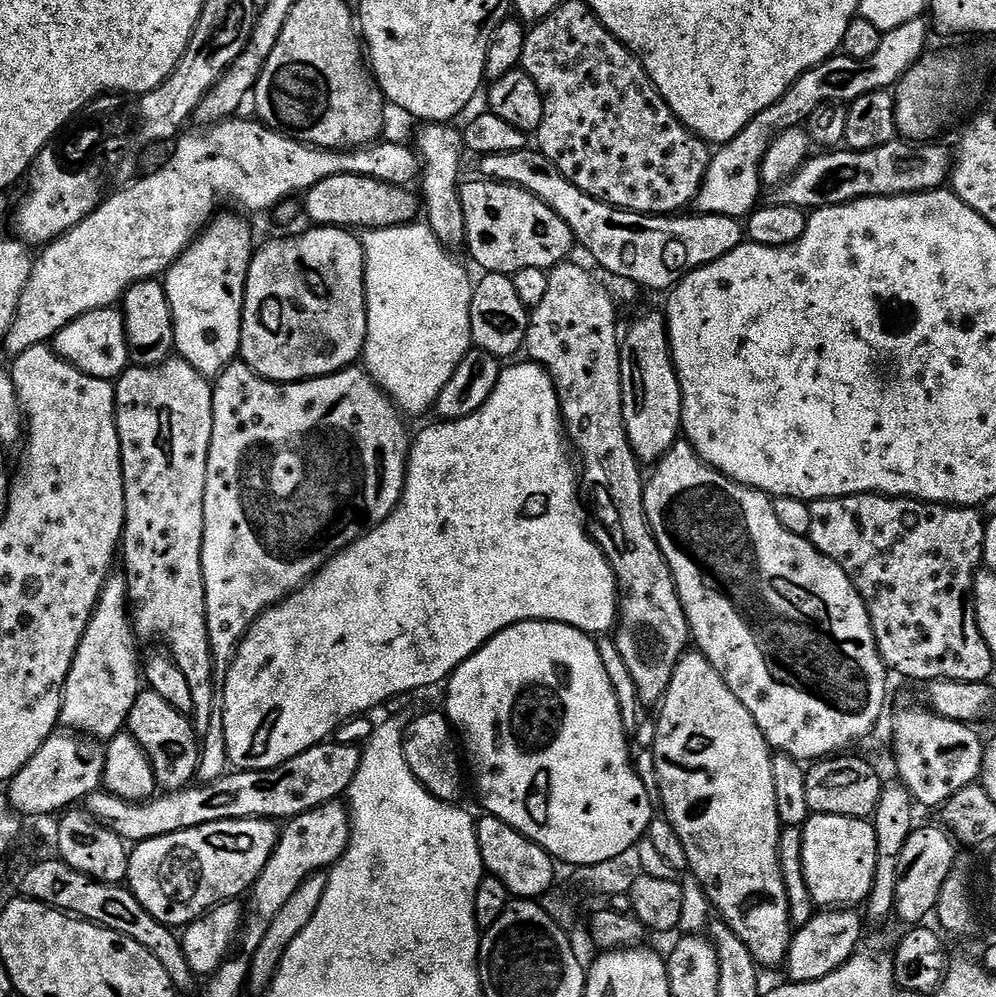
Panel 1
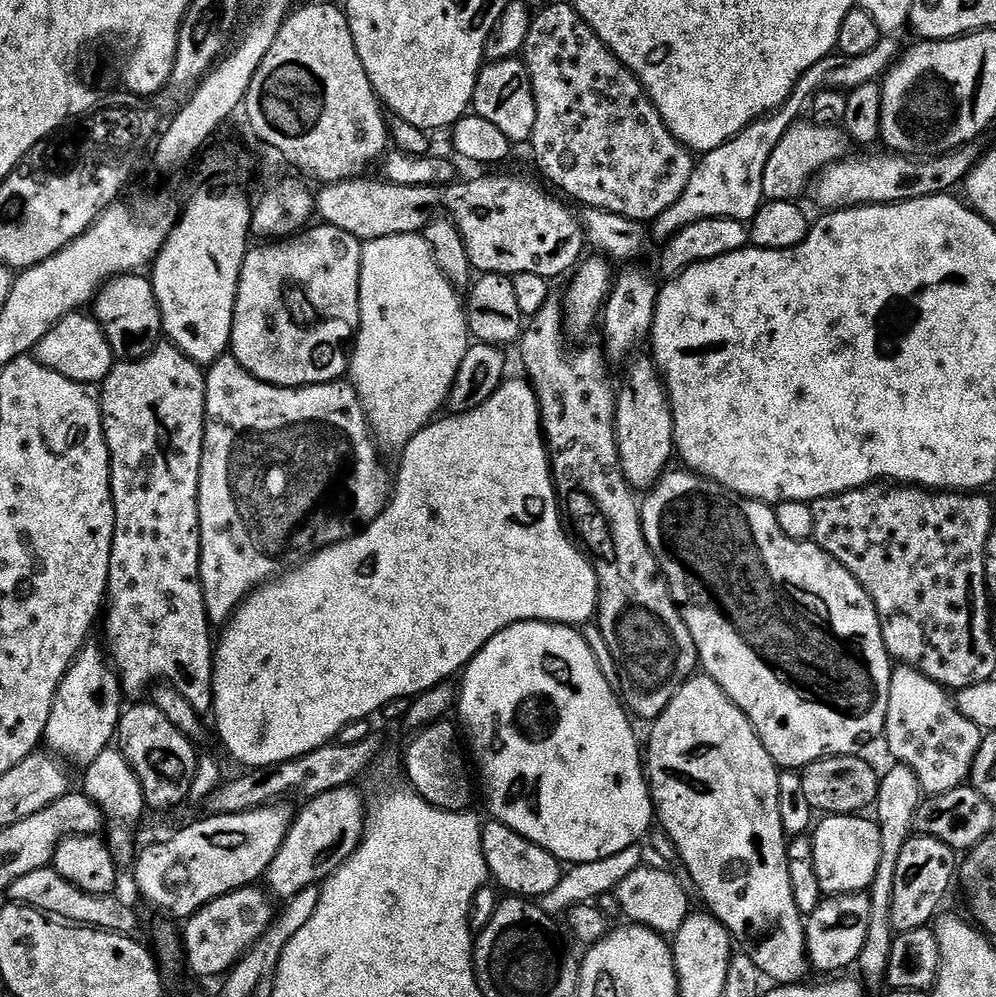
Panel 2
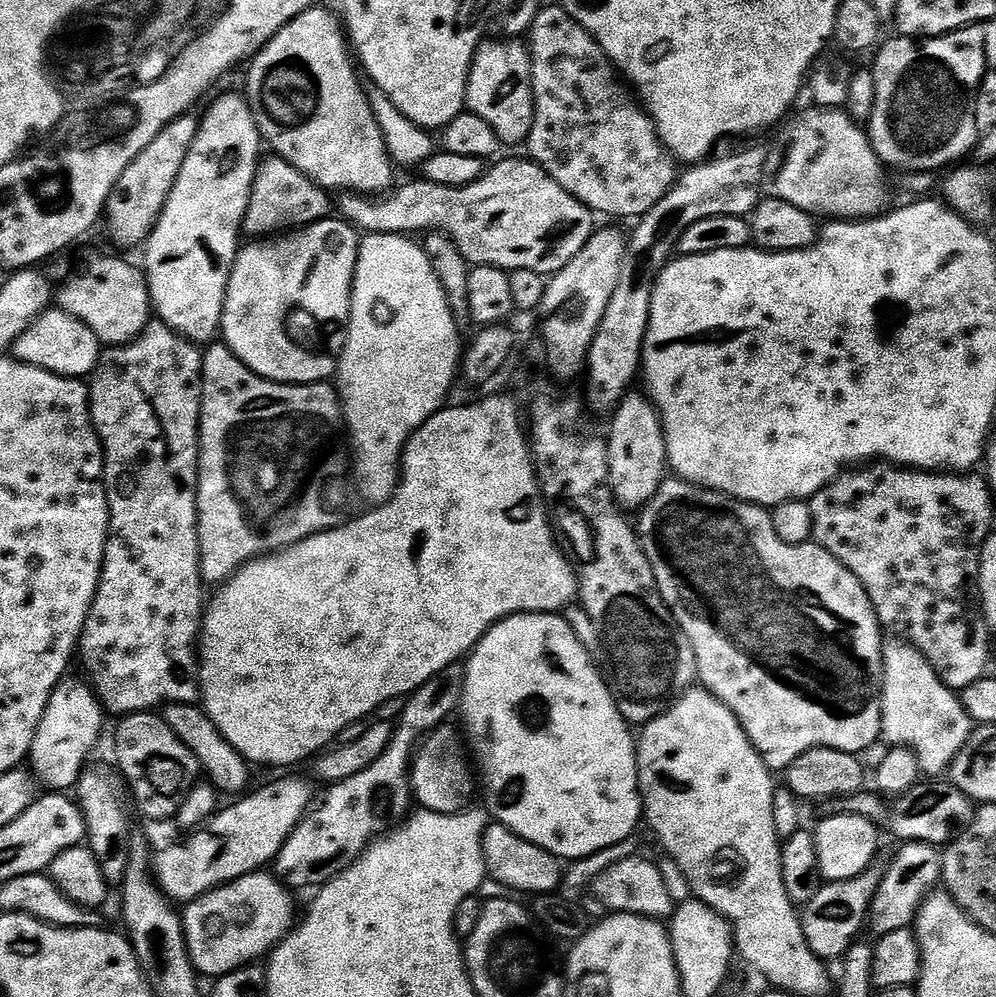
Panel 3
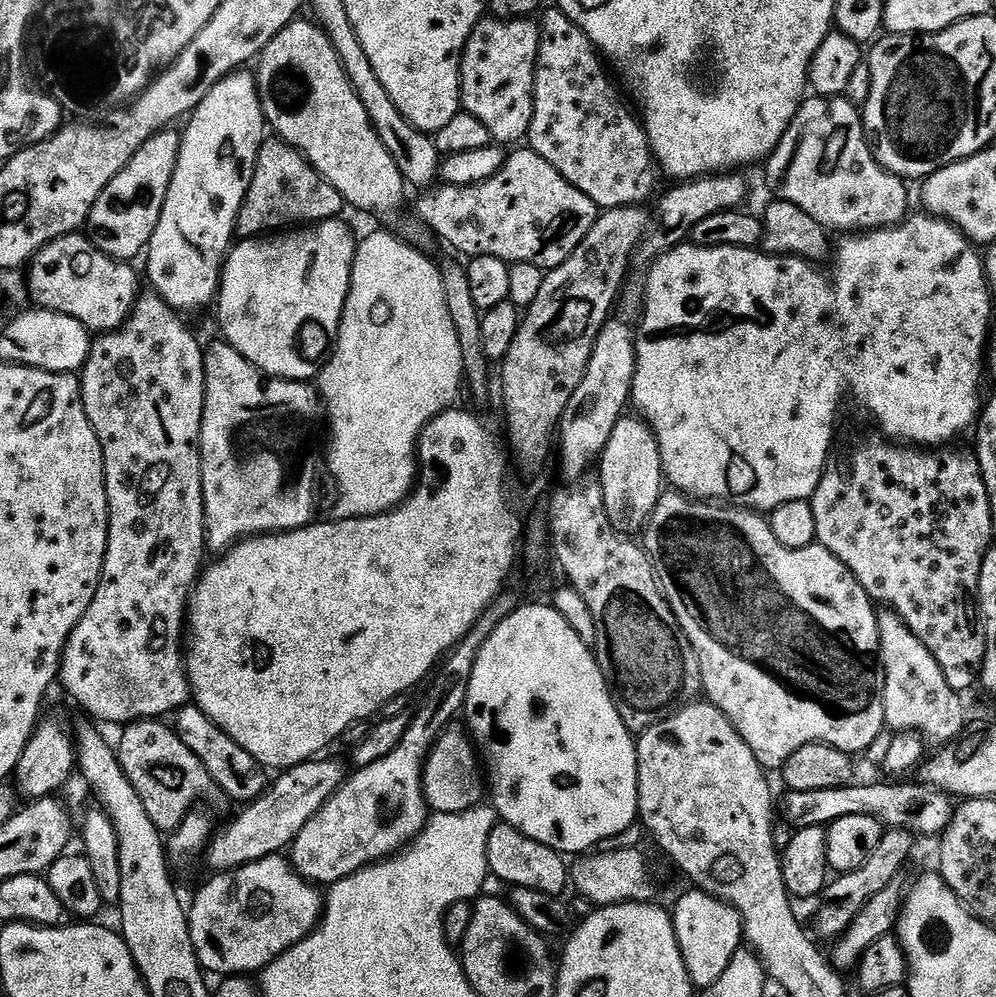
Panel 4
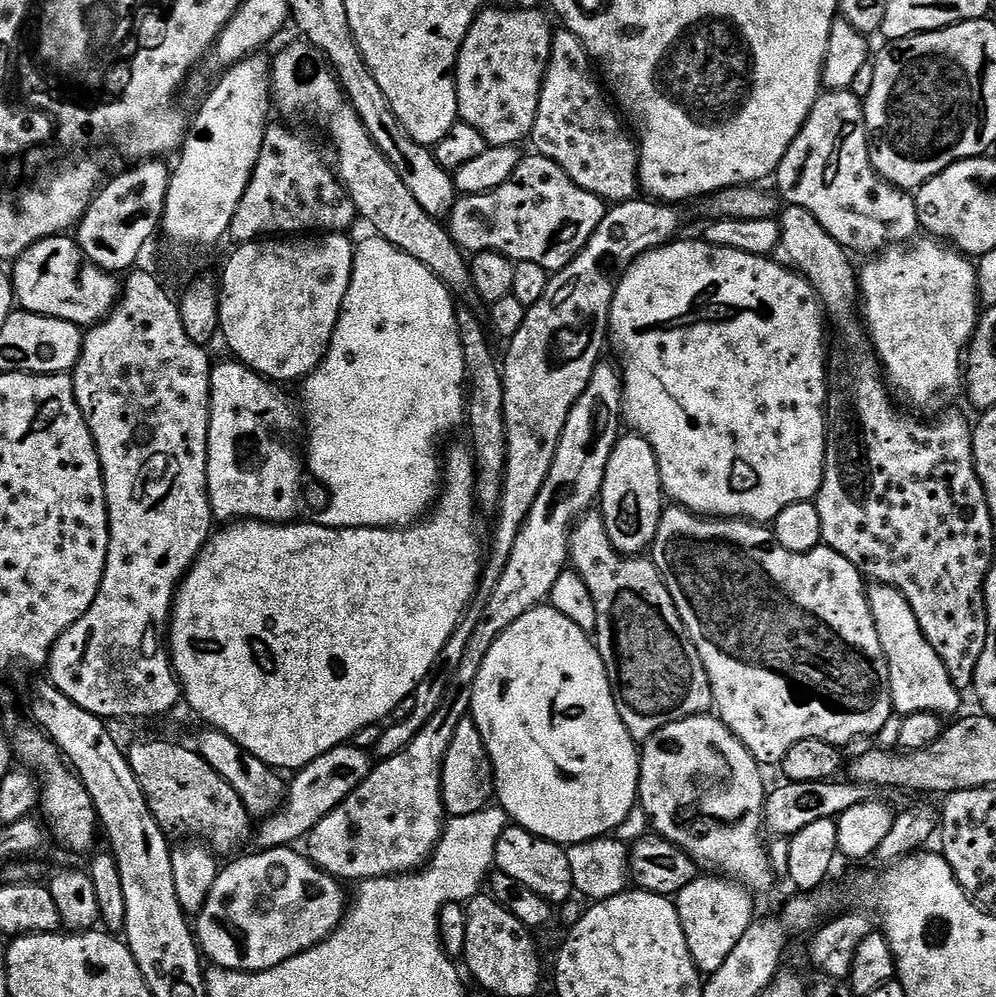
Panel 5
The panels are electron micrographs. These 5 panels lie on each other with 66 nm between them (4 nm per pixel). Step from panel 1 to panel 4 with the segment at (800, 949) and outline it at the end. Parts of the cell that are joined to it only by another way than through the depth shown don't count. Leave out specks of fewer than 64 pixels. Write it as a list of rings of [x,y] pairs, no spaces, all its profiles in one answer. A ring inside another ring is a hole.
[[[890,828],[885,831],[874,854],[856,871],[841,873],[835,877],[822,894],[822,908],[818,914],[818,928],[822,935],[830,940],[838,938],[855,922],[858,914],[868,904],[874,894],[880,893],[892,884],[914,848],[915,835],[905,828]]]

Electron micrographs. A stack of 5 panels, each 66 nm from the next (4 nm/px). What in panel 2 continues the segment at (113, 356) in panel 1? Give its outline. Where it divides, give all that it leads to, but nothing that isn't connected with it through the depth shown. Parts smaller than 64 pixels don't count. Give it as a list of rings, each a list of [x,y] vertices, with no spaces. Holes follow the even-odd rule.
[[[73,314],[62,317],[53,328],[49,330],[42,338],[42,342],[38,342],[34,349],[35,359],[48,368],[55,369],[56,372],[61,372],[64,376],[71,380],[77,380],[83,384],[90,384],[93,386],[99,385],[110,374],[114,363],[114,349],[111,341],[108,340],[108,334],[105,327],[96,319],[95,315],[88,314],[88,316],[80,316],[84,314]]]

